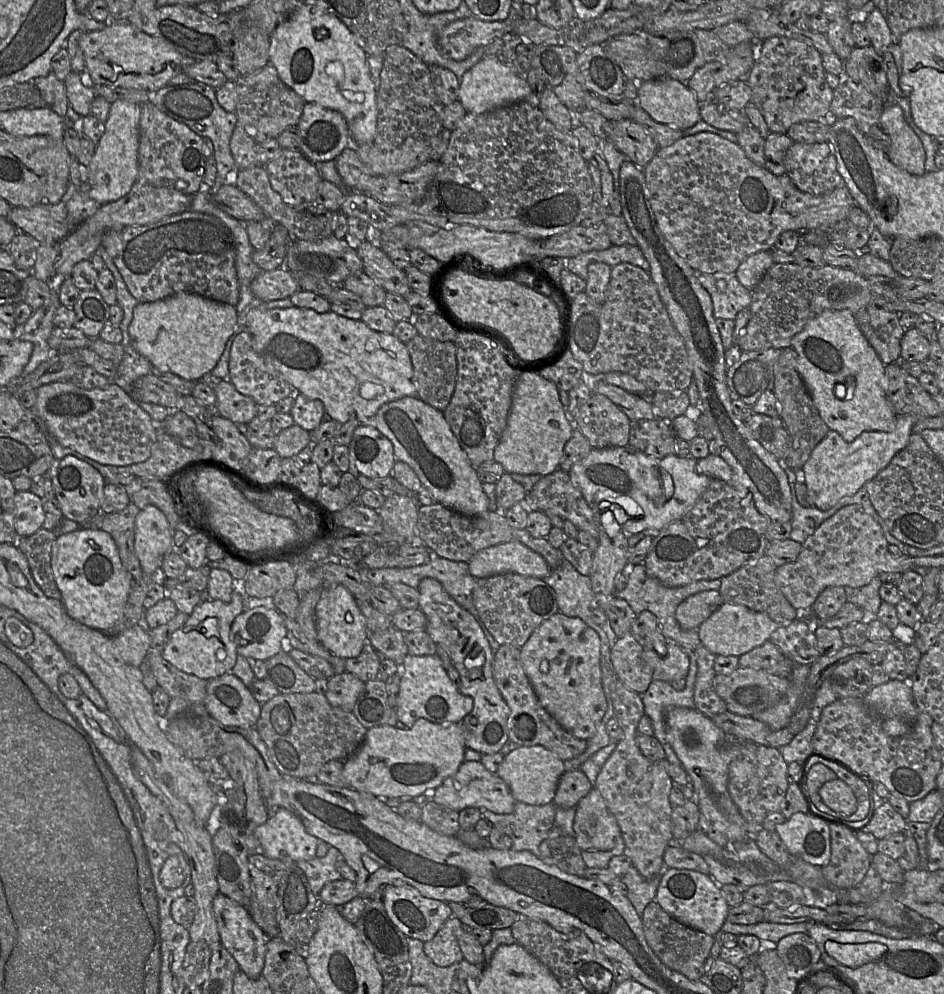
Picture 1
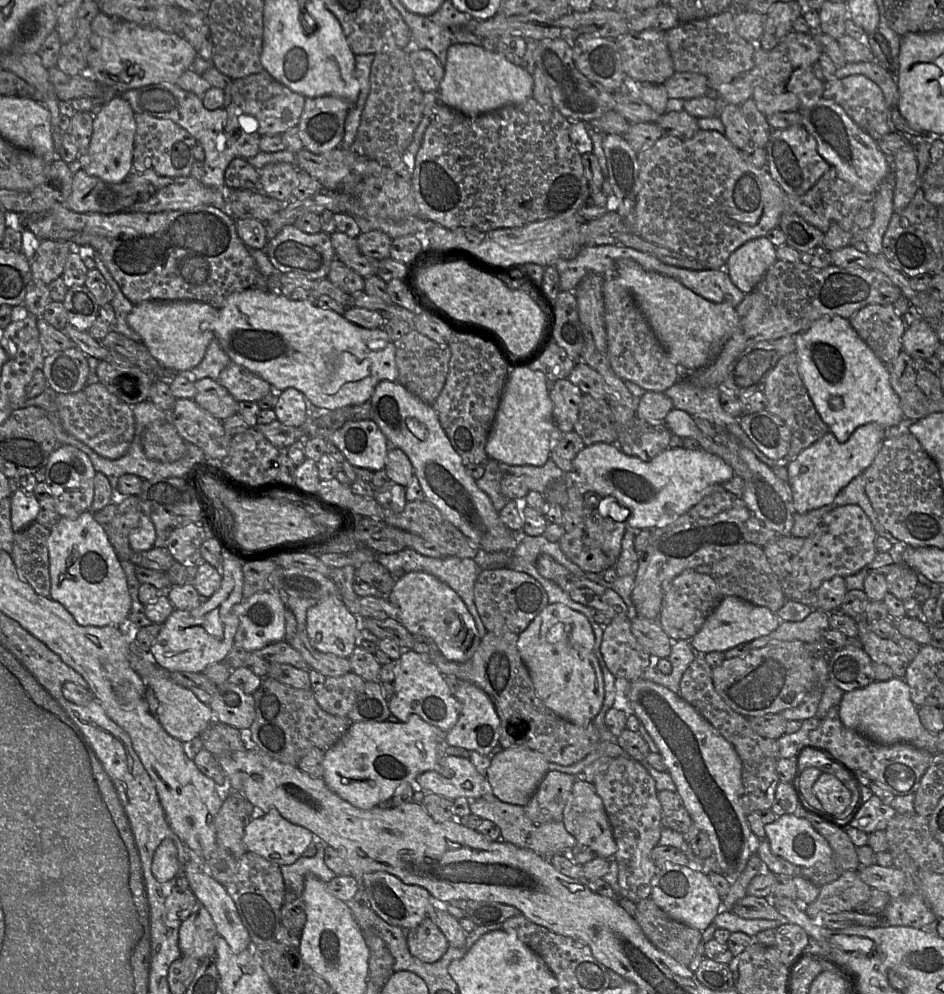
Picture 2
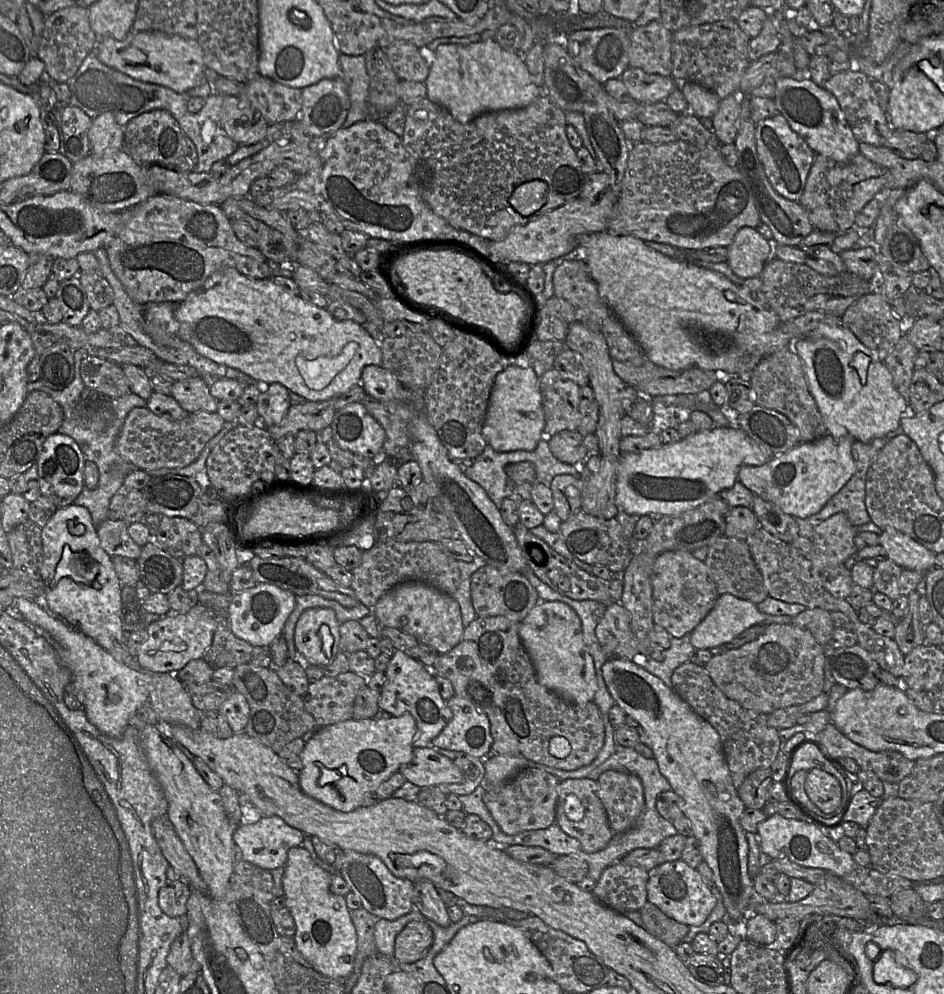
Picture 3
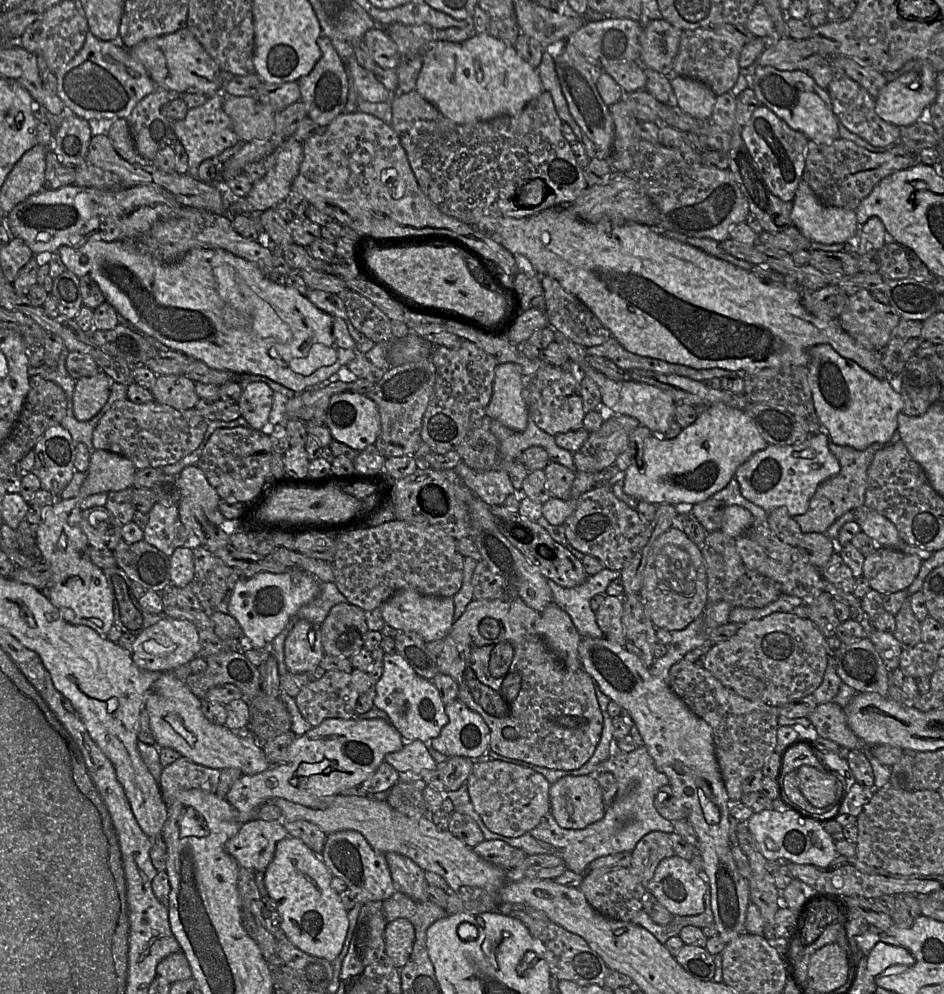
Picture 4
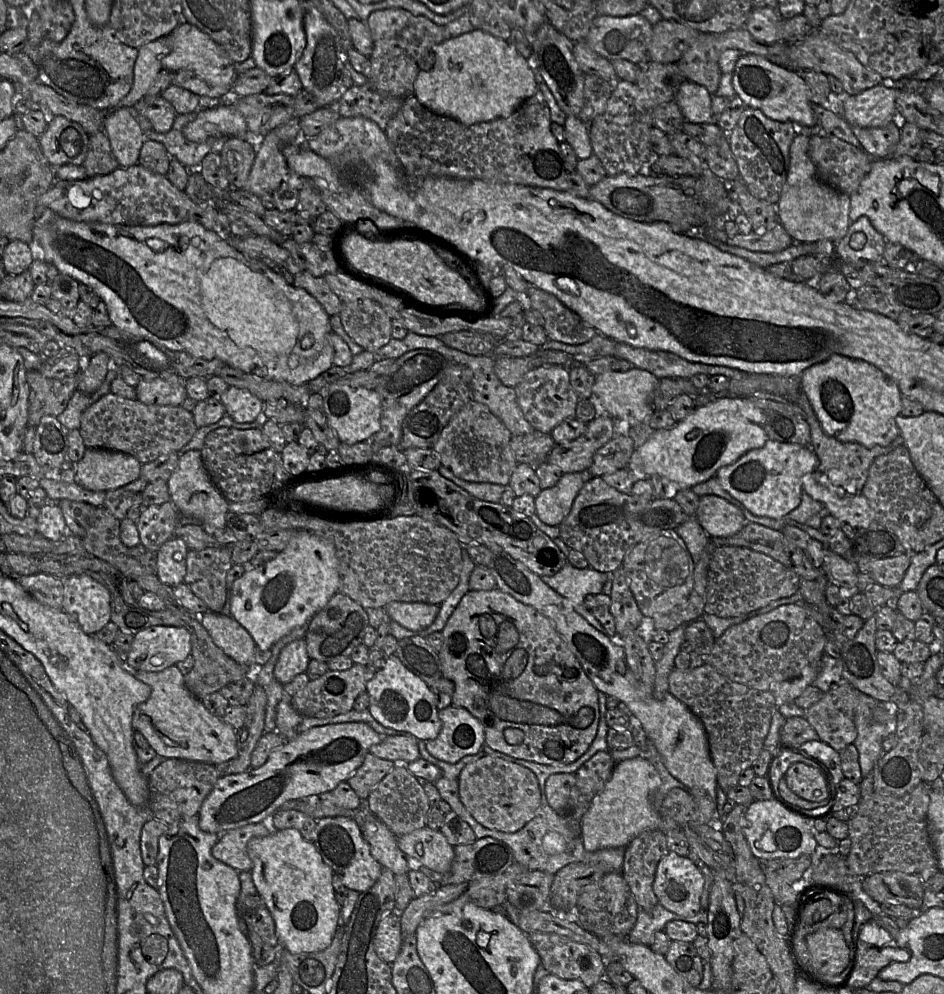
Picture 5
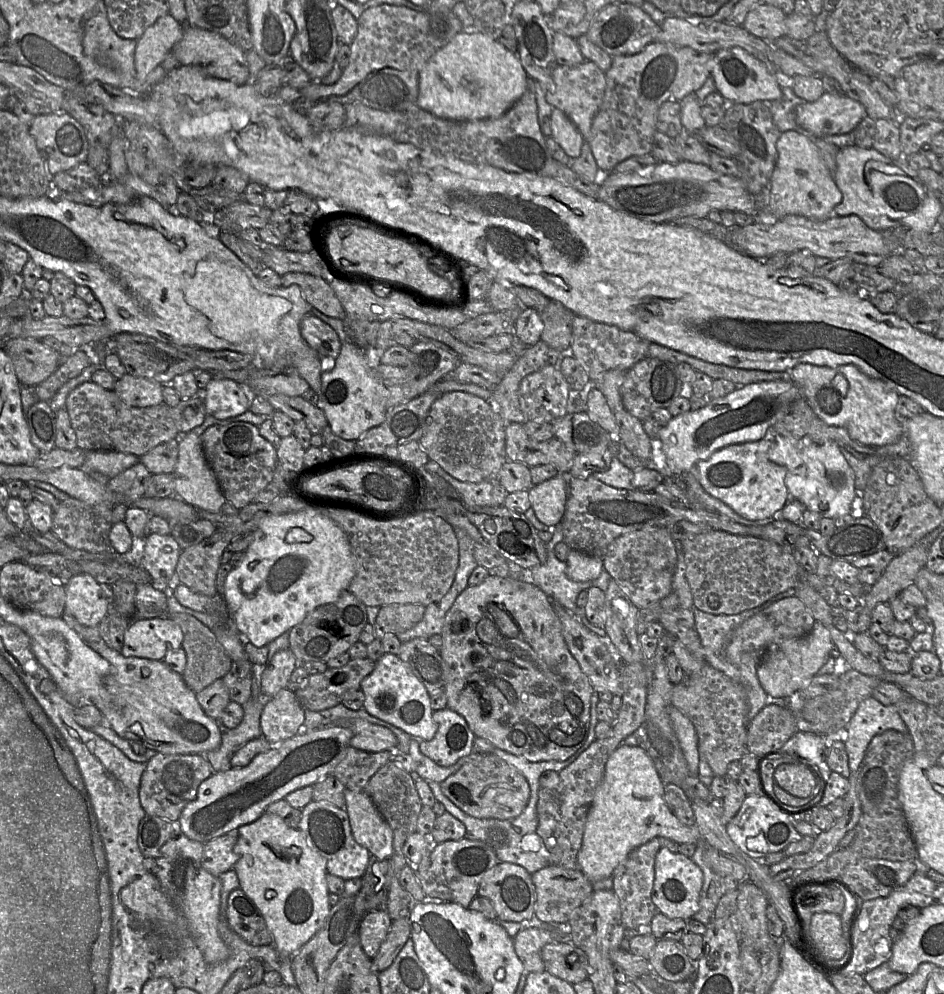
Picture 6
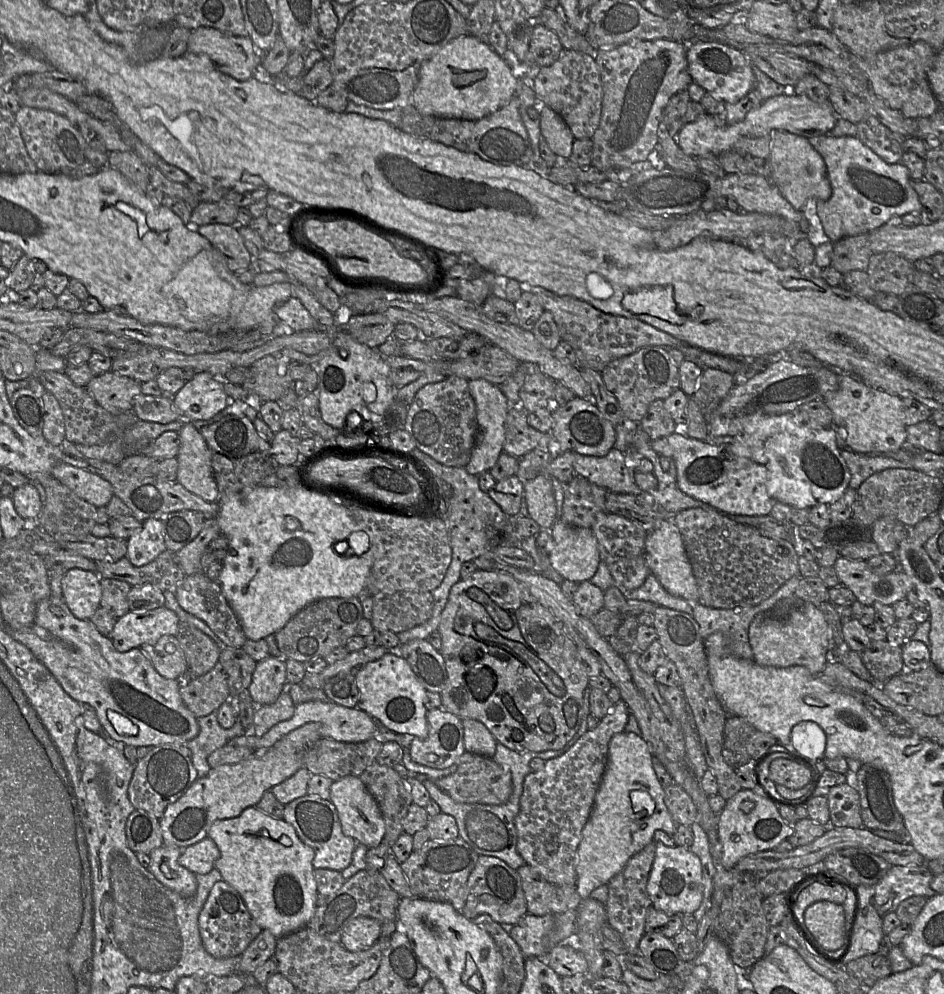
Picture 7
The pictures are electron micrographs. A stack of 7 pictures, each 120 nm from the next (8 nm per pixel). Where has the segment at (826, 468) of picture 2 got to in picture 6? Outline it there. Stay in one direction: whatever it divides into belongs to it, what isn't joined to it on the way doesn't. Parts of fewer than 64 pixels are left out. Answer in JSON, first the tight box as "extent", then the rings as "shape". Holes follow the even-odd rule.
{"extent":[692,427,790,520],"shape":[[[770,427],[761,440],[721,448],[708,459],[697,463],[692,473],[708,494],[746,519],[762,520],[780,514],[790,494],[785,483],[785,467],[768,458],[776,435]]]}

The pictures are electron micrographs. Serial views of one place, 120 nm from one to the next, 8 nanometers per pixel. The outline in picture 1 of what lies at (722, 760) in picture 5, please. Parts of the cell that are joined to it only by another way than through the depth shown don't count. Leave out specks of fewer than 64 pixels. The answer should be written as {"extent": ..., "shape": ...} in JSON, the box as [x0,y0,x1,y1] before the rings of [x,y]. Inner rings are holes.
{"extent":[693,644,729,718],"shape":[[[701,644],[696,650],[696,657],[697,676],[693,696],[695,708],[709,718],[729,711],[714,687],[716,655]]]}

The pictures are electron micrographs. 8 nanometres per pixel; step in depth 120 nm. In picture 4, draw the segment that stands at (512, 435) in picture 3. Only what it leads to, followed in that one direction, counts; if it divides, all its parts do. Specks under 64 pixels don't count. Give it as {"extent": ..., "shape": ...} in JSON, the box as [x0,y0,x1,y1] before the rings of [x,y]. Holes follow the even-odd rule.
{"extent":[485,363,529,430],"shape":[[[502,363],[496,367],[492,396],[485,415],[511,430],[525,430],[529,420],[526,378],[519,365]]]}

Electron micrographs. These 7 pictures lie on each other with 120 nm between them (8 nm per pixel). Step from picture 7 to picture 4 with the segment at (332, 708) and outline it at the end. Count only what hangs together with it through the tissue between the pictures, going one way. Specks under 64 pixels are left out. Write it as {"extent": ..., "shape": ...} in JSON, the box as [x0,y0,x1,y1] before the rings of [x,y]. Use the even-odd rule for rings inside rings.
{"extent":[385,740,437,776],"shape":[[[420,740],[407,742],[401,750],[387,754],[385,762],[404,776],[420,775],[434,770],[437,766],[424,743]]]}

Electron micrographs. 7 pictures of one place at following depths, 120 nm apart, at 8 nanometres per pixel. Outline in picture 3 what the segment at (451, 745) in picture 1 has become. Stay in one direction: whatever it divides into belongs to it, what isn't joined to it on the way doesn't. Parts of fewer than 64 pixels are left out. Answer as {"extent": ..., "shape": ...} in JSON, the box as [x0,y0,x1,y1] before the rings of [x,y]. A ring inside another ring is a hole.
{"extent":[299,714,417,812],"shape":[[[411,714],[389,718],[349,719],[318,728],[306,739],[301,754],[302,769],[299,773],[301,790],[308,796],[340,812],[351,812],[363,805],[364,799],[400,767],[413,760],[417,724]]]}

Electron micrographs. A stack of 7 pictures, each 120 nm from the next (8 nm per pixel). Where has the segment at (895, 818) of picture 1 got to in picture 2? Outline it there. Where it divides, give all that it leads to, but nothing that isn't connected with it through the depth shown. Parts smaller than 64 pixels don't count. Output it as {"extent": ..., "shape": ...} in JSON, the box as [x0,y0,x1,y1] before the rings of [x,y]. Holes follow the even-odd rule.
{"extent":[850,794,897,834],"shape":[[[875,794],[860,806],[854,818],[851,820],[850,827],[863,830],[868,834],[885,830],[897,811],[888,804],[885,804]]]}

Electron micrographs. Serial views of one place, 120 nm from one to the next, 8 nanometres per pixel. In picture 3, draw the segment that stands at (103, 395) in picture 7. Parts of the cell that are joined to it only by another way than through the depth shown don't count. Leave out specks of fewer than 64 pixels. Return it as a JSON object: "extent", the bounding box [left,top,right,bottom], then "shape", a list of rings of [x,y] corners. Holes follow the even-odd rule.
{"extent":[170,377,218,414],"shape":[[[201,377],[174,381],[170,395],[189,414],[200,411],[216,412],[218,400],[210,393],[210,383]]]}

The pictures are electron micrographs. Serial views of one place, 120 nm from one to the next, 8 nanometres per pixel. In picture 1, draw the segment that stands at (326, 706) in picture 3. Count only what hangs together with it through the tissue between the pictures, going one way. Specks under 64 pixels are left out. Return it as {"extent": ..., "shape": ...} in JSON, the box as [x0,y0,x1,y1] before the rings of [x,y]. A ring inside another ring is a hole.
{"extent":[324,672,364,712],"shape":[[[344,672],[328,679],[328,689],[324,695],[333,707],[351,712],[364,688],[363,681],[349,672]]]}

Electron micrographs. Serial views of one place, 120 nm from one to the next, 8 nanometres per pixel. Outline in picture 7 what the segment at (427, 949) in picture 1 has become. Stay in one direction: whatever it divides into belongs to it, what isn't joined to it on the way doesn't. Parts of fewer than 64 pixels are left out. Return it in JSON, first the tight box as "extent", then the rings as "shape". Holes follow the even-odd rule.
{"extent":[340,917,382,952],"shape":[[[356,917],[344,929],[340,943],[352,952],[367,950],[378,941],[381,925],[382,923],[374,918]]]}

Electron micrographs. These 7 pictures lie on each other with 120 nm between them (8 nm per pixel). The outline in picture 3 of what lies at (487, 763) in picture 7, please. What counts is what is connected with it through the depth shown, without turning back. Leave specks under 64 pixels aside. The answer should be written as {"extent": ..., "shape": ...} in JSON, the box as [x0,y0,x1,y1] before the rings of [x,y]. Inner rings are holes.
{"extent":[483,767,560,835],"shape":[[[527,767],[500,787],[484,786],[483,801],[498,827],[507,835],[545,829],[555,823],[560,781],[545,771]]]}

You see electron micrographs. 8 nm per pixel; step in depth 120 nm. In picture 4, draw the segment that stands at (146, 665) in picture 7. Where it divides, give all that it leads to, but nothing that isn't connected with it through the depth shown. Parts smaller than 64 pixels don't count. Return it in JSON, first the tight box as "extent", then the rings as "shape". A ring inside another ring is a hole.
{"extent":[144,672,271,775],"shape":[[[161,672],[160,677],[154,682],[149,693],[144,709],[149,715],[149,724],[159,748],[171,748],[188,760],[213,769],[223,770],[235,768],[243,775],[255,775],[267,770],[271,764],[267,761],[261,743],[255,737],[245,732],[235,732],[226,725],[215,725],[207,720],[202,713],[202,700],[197,698],[183,682],[169,672]]]}

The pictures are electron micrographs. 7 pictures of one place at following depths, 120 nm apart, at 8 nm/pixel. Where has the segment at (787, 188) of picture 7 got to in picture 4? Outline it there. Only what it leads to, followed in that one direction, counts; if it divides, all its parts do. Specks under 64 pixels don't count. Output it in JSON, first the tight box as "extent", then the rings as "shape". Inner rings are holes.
{"extent":[792,179,858,244],"shape":[[[803,179],[792,204],[792,225],[811,242],[845,244],[857,231],[858,222],[854,210],[822,204]]]}

